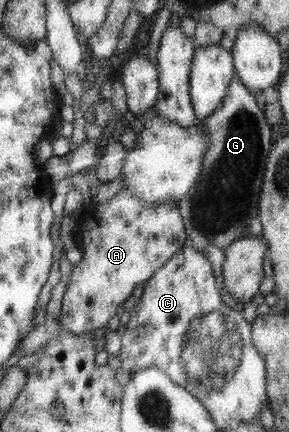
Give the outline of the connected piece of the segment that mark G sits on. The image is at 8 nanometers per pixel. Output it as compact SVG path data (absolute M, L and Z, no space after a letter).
M239 75L229 85L229 95L221 107L203 121L209 134L209 148L199 183L193 188L197 192L192 191L193 196L189 194L178 202L188 231L187 241L192 251L202 254L211 244L226 249L248 235L251 222L259 219L263 174L273 146L271 124Z

